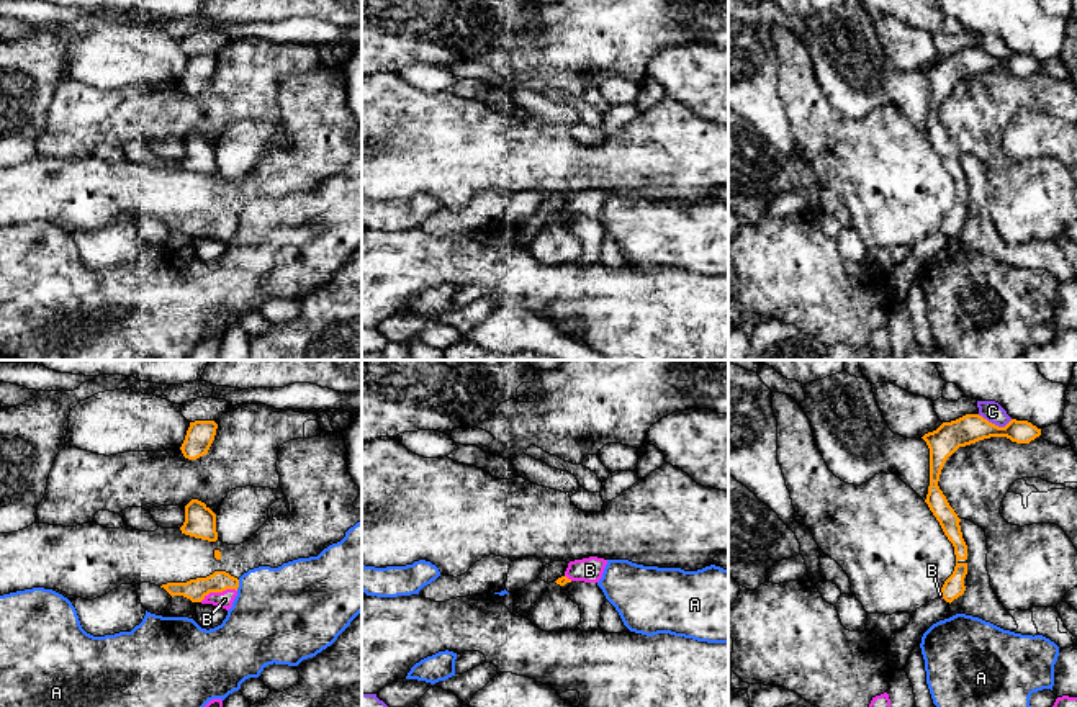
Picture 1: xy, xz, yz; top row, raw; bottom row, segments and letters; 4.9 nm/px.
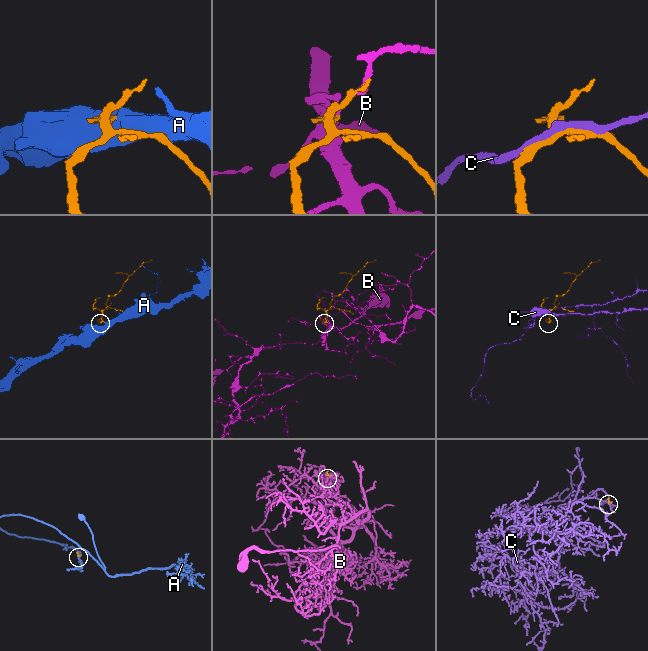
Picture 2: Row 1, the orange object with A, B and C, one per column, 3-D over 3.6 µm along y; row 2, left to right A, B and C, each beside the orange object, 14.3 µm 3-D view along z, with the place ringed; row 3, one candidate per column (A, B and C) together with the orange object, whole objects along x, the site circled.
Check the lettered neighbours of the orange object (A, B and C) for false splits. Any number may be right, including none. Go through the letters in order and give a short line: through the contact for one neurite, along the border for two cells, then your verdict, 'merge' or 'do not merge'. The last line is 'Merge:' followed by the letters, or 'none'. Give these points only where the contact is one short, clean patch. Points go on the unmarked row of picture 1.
A: line xy (239, 213), (236, 223); do not merge
B: merge
C: do not merge
Merge: B

